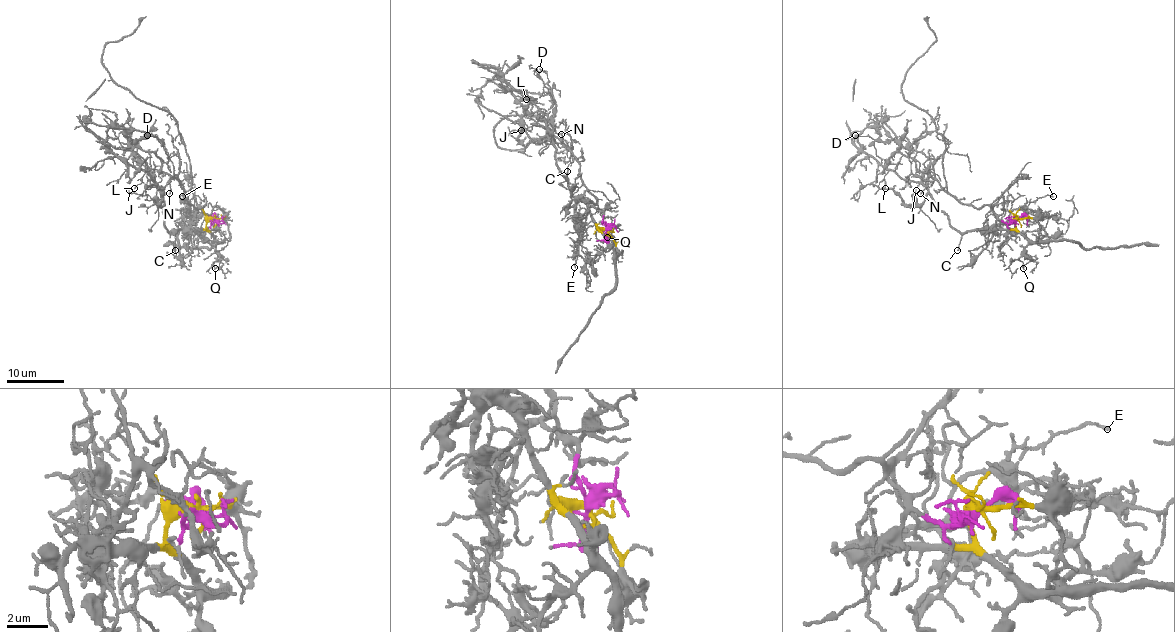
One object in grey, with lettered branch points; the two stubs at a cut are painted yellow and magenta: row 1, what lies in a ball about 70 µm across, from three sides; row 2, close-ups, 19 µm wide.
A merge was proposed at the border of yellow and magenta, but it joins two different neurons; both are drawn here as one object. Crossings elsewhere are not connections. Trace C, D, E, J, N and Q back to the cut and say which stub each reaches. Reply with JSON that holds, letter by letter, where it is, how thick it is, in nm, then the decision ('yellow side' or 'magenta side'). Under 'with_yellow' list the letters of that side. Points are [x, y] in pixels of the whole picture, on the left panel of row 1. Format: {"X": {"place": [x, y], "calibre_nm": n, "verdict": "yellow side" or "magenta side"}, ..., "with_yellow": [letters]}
{"C": {"place": [175, 250], "calibre_nm": 120, "verdict": "yellow side"}, "D": {"place": [147, 135], "calibre_nm": 120, "verdict": "magenta side"}, "E": {"place": [182, 196], "calibre_nm": 110, "verdict": "yellow side"}, "J": {"place": [129, 190], "calibre_nm": 110, "verdict": "yellow side"}, "N": {"place": [169, 193], "calibre_nm": 100, "verdict": "magenta side"}, "Q": {"place": [215, 268], "calibre_nm": 160, "verdict": "yellow side"}, "with_yellow": ["C", "E", "J", "Q"]}

